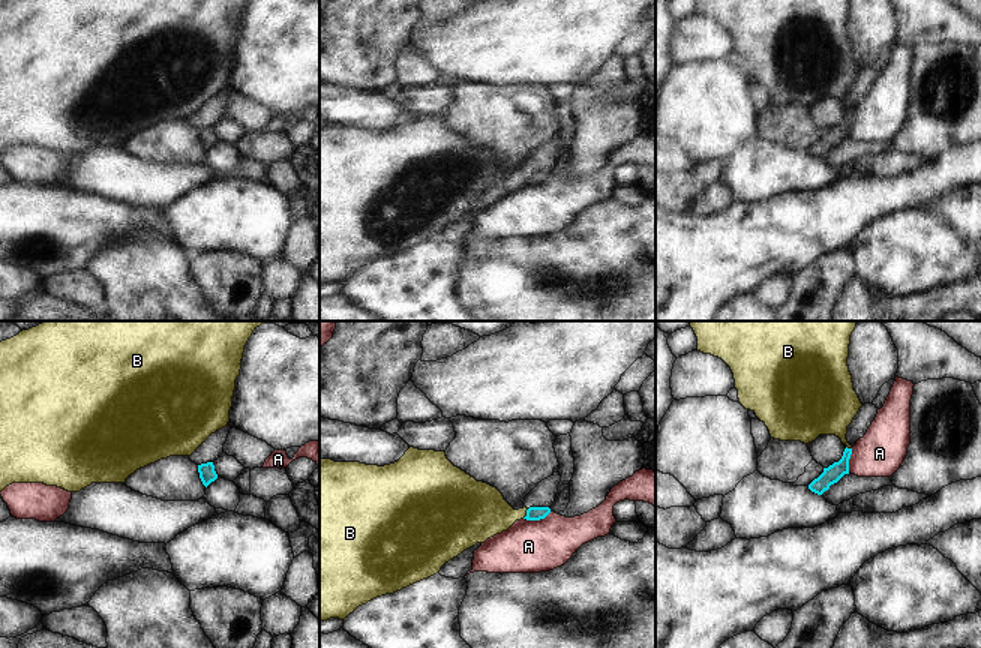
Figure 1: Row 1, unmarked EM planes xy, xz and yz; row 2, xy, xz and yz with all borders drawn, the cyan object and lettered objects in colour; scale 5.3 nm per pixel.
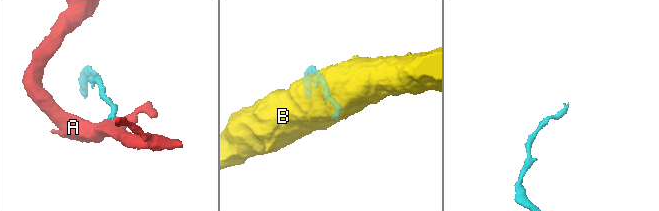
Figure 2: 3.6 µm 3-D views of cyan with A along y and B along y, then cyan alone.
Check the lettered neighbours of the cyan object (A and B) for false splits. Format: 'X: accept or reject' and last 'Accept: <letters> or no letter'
A: reject
B: accept
Accept: B

